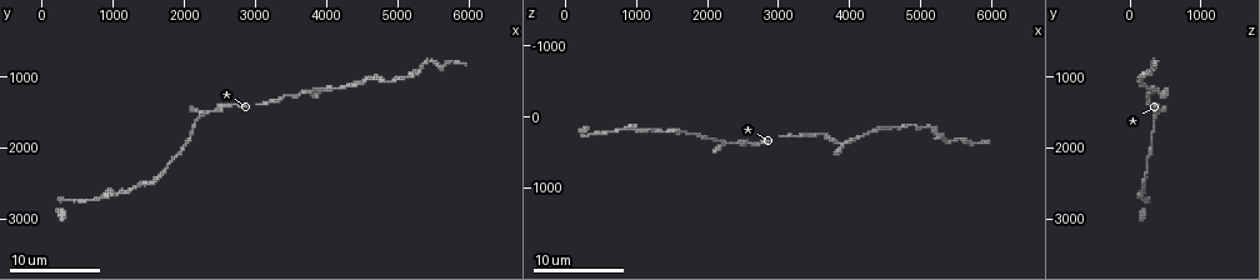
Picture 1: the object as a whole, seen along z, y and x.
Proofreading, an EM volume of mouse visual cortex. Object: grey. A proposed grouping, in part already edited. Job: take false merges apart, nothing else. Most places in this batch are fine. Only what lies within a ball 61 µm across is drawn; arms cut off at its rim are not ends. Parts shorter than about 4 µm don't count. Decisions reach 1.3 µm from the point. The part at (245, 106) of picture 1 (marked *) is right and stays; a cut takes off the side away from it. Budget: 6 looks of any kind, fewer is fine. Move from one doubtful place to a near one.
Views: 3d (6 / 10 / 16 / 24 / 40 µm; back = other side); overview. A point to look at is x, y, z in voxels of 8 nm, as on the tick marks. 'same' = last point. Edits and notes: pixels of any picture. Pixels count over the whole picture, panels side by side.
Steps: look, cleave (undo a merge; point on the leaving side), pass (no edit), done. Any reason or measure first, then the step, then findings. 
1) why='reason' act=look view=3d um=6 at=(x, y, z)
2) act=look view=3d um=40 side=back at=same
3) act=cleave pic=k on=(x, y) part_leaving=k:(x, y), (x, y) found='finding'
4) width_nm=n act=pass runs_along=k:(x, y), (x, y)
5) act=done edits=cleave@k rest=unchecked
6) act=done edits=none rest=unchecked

why='sudden change in width' act=look view=3d um=10 at=(800, 2700, 200)

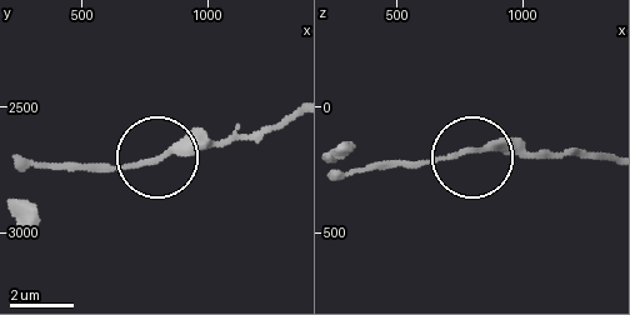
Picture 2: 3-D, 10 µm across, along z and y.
act=pass found='continuous, no second neuron'

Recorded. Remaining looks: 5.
why='sudden change in width' act=look view=3d um=6 at=(4100, 1150, 300)

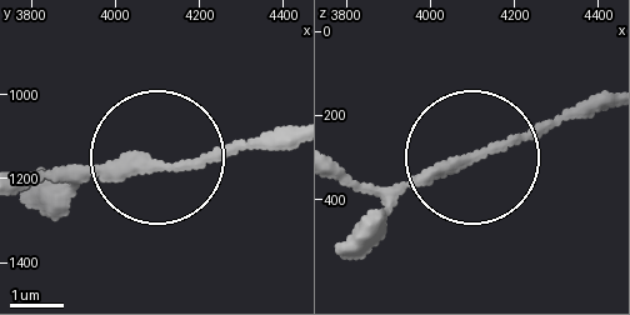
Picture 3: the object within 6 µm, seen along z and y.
act=pass runs_along=3:(24, 186), (289, 150) found='continuous, no second neuron'

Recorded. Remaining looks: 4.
why='calibre changes' act=look view=3d um=10 at=(2100, 1900, 350)

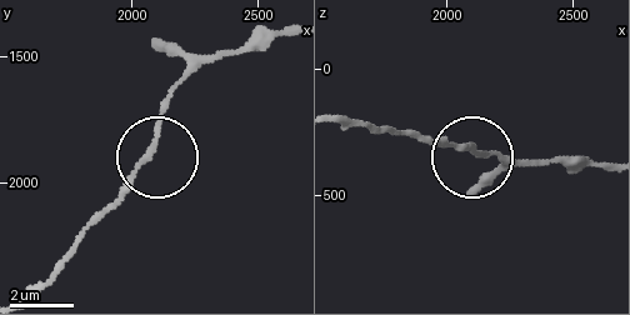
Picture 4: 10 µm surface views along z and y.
act=look view=3d um=6 at=(2070, 1890, 300)

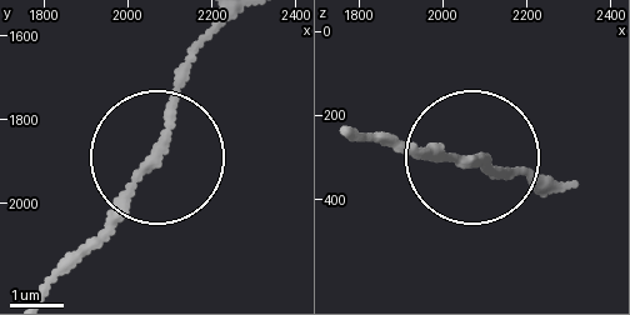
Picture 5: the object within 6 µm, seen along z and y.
act=pass runs_along=5:(546, 188), (480, 160), (426, 160), (390, 138) found='continuous, no second neuron'

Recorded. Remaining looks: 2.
act=done edits=none rest=unchecked

